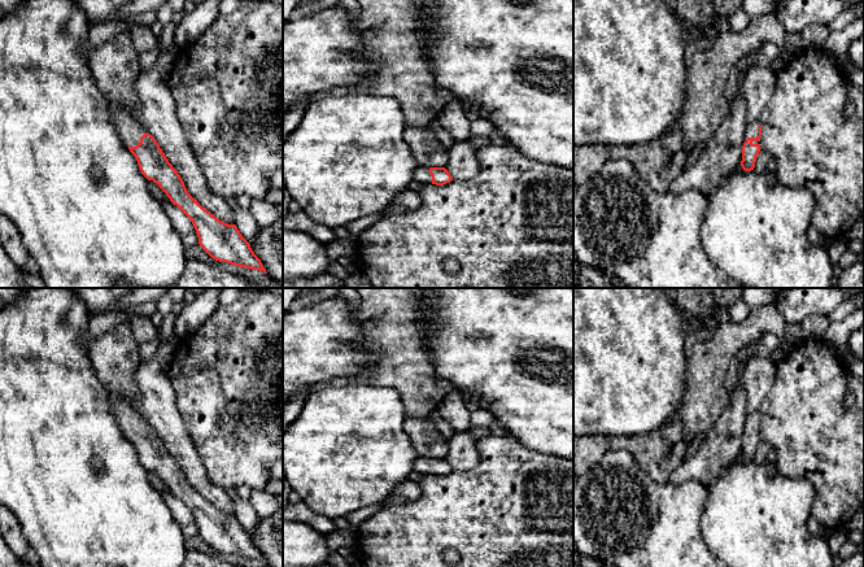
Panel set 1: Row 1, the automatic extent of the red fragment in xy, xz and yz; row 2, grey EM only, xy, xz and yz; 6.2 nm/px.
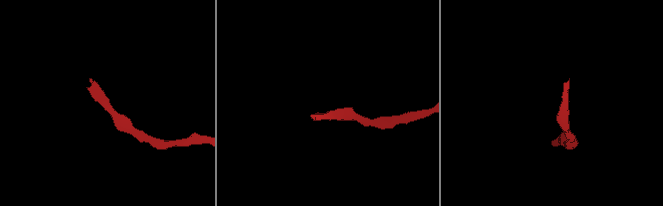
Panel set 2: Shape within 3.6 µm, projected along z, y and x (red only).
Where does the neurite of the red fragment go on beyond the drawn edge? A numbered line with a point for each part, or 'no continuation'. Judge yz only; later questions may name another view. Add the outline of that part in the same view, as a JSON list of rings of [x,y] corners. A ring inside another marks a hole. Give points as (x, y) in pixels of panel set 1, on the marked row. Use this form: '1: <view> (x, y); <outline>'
1: yz (753, 129); [[[755,121],[747,125],[746,134],[745,134],[745,141],[747,138],[756,138],[756,136],[759,136],[759,121]]]

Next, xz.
1: xz (422, 174); [[[419,166],[414,171],[414,179],[423,183],[423,184],[431,184],[432,183],[432,176],[429,174],[429,167]]]

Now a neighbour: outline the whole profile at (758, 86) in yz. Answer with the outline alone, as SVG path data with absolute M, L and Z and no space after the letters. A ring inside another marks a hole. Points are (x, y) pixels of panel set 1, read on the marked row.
M751 66L745 75L741 90L746 99L746 122L759 121L772 99L777 73L760 66Z

